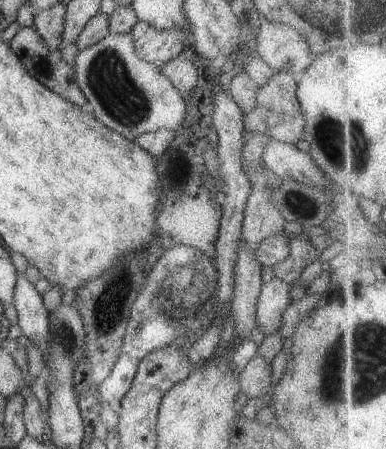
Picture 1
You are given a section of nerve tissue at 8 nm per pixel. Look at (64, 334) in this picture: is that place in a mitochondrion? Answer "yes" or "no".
yes

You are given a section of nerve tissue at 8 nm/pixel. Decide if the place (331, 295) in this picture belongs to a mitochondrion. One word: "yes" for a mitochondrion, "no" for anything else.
no

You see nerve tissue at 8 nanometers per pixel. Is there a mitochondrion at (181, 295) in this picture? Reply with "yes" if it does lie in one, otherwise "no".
yes

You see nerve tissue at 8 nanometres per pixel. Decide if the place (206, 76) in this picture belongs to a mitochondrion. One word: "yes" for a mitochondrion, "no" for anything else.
no

